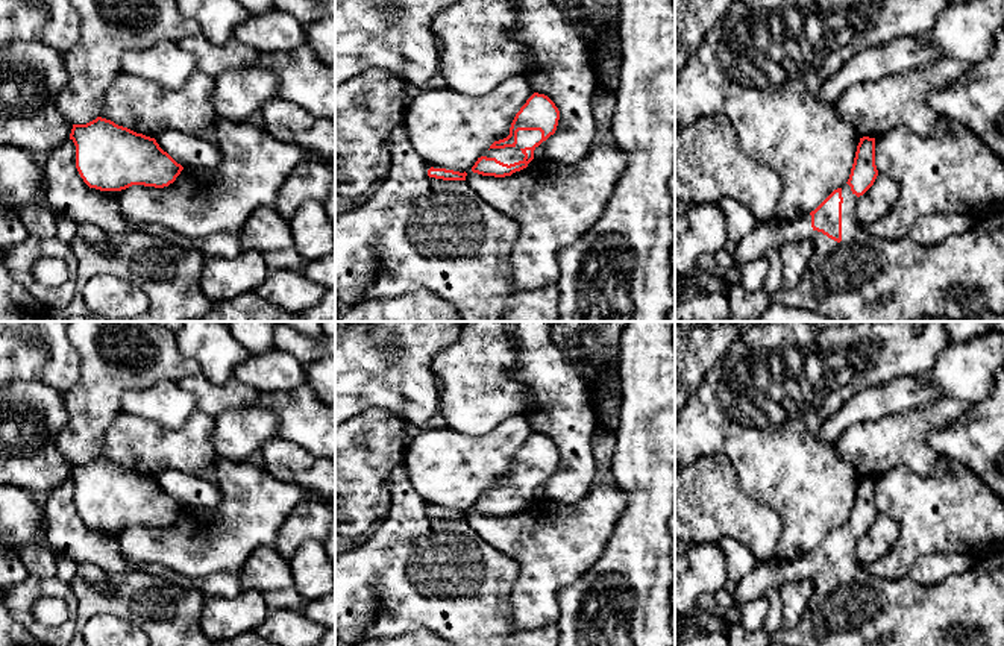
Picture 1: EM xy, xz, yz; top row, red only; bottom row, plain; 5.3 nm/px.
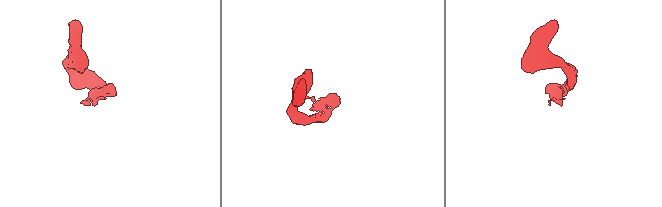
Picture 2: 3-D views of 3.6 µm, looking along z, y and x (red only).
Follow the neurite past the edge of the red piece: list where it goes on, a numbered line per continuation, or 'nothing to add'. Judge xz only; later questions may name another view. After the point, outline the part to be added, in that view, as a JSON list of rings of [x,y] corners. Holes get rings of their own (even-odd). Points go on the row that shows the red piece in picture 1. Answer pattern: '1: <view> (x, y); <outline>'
1: xz (525, 138); [[[519,130],[517,144],[514,147],[490,149],[484,153],[484,156],[496,158],[497,161],[510,165],[523,161],[525,155],[522,153],[522,150],[525,147],[532,147],[540,140],[541,140],[540,130]]]

